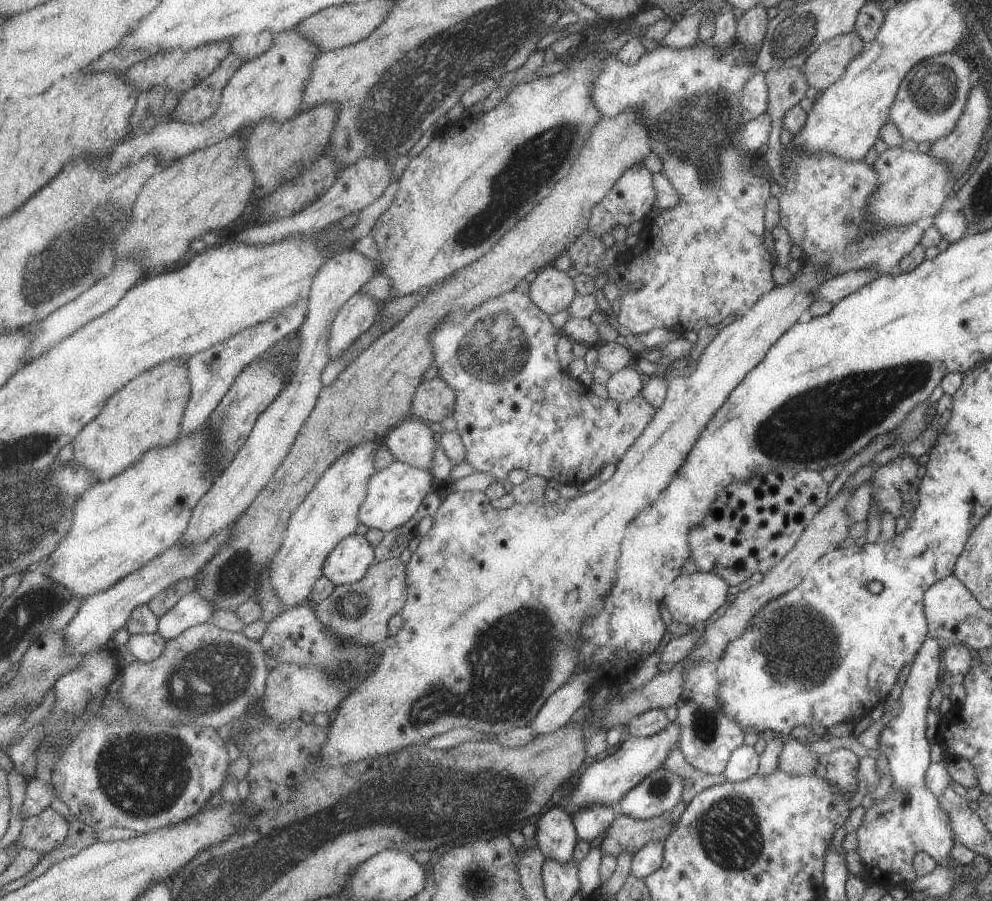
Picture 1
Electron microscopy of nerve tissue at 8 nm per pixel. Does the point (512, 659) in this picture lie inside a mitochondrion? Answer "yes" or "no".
yes

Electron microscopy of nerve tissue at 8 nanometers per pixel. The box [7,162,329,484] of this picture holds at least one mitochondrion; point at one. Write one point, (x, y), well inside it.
(77, 259)

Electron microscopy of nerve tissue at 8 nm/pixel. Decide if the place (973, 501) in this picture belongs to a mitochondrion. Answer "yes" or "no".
no

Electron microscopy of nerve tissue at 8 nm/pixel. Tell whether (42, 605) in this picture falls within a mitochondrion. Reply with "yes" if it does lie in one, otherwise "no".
yes

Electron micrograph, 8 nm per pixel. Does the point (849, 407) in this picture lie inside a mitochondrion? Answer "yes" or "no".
yes

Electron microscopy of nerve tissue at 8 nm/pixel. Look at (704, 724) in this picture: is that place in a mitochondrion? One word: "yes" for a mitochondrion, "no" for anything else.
yes

